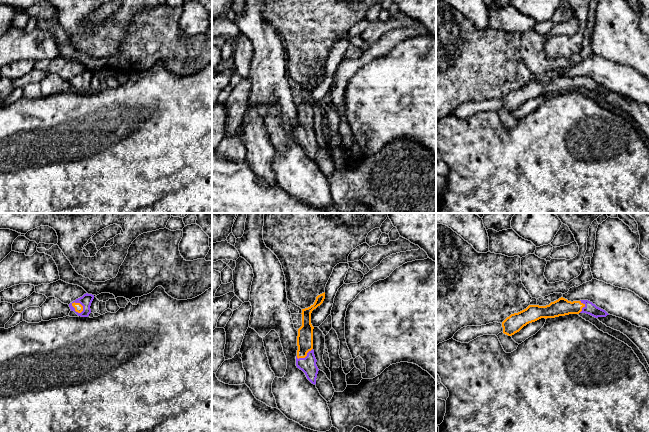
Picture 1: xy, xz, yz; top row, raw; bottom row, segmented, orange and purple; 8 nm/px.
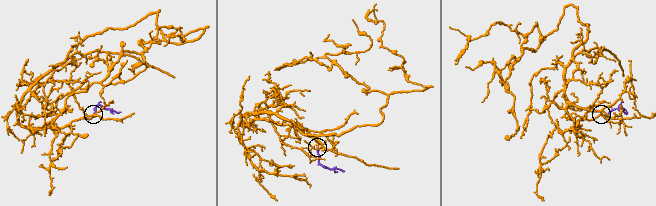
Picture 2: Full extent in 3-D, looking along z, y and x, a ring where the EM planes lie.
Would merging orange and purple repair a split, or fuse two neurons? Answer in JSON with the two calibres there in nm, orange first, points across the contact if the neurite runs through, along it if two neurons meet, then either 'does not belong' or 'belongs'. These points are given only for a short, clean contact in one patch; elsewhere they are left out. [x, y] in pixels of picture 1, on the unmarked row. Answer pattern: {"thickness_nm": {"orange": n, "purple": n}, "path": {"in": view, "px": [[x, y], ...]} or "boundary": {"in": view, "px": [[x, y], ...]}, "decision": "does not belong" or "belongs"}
{"thickness_nm": {"orange": 70, "purple": 90}, "path": {"in": "xy", "px": [[78, 83], [79, 79], [86, 76]]}, "decision": "belongs"}

